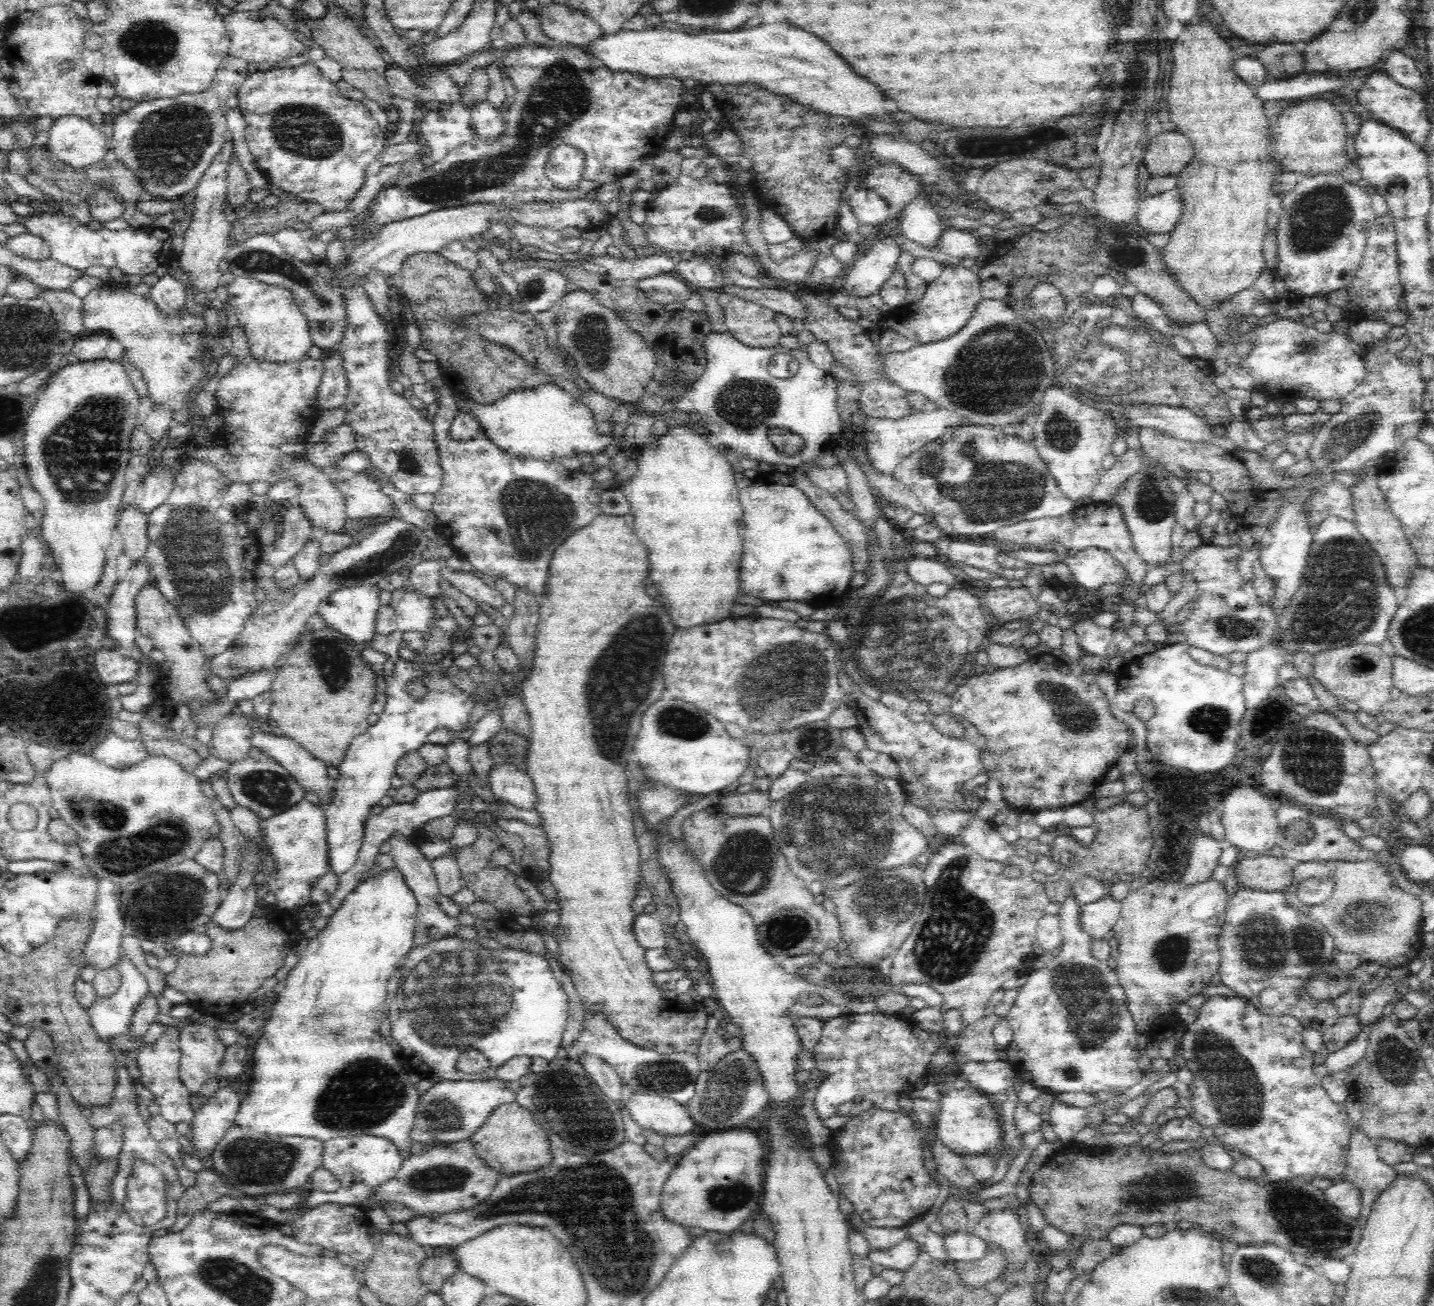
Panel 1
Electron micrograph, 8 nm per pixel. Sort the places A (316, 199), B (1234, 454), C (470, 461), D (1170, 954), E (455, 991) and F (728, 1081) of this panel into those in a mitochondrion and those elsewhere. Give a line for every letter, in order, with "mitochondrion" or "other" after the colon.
A: other
B: other
C: other
D: mitochondrion
E: mitochondrion
F: mitochondrion

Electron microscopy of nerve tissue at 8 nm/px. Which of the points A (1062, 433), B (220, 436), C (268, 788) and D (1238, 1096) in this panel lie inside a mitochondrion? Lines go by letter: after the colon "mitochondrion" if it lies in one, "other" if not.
A: mitochondrion
B: other
C: mitochondrion
D: mitochondrion

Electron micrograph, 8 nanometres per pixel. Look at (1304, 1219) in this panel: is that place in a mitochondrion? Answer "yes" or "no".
yes

